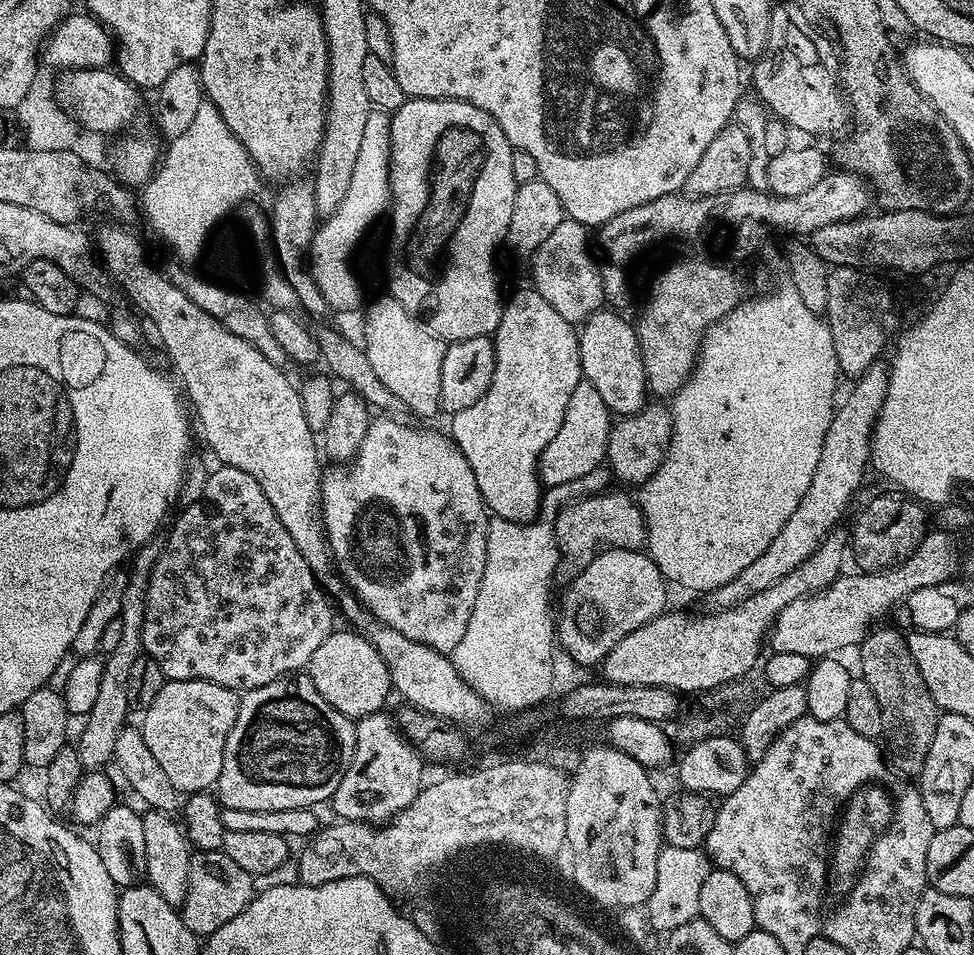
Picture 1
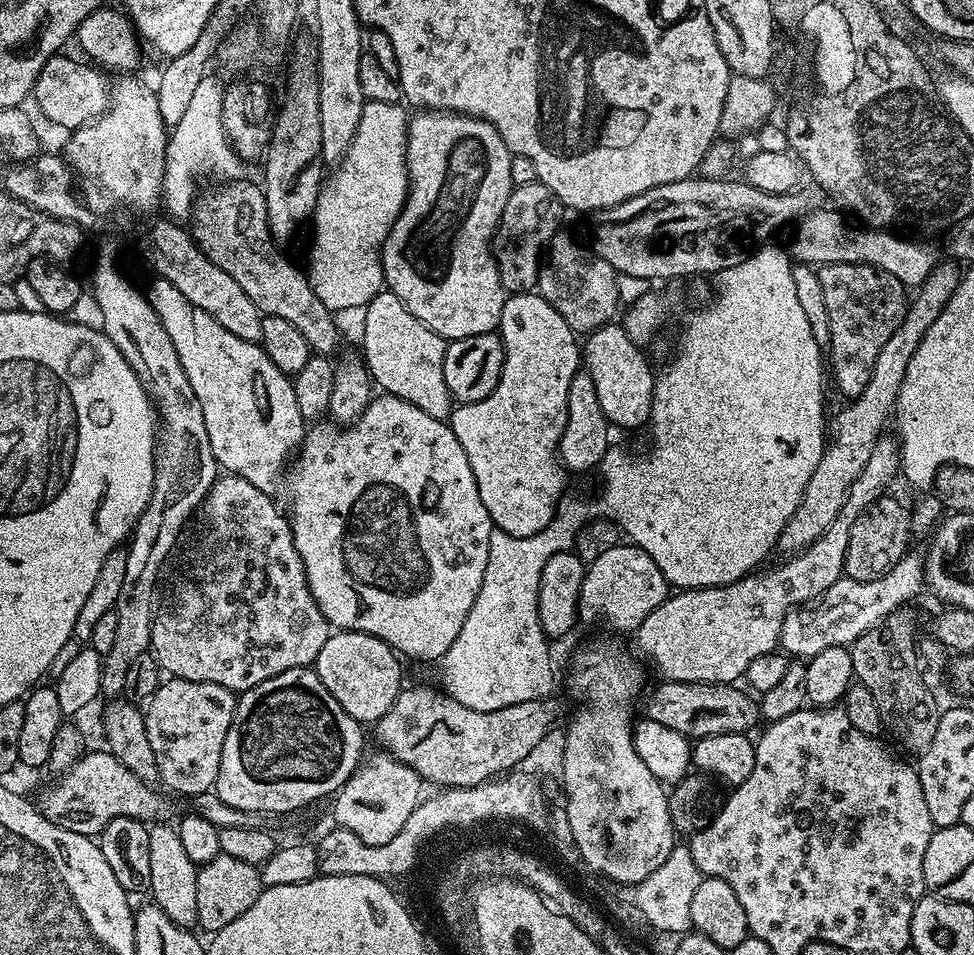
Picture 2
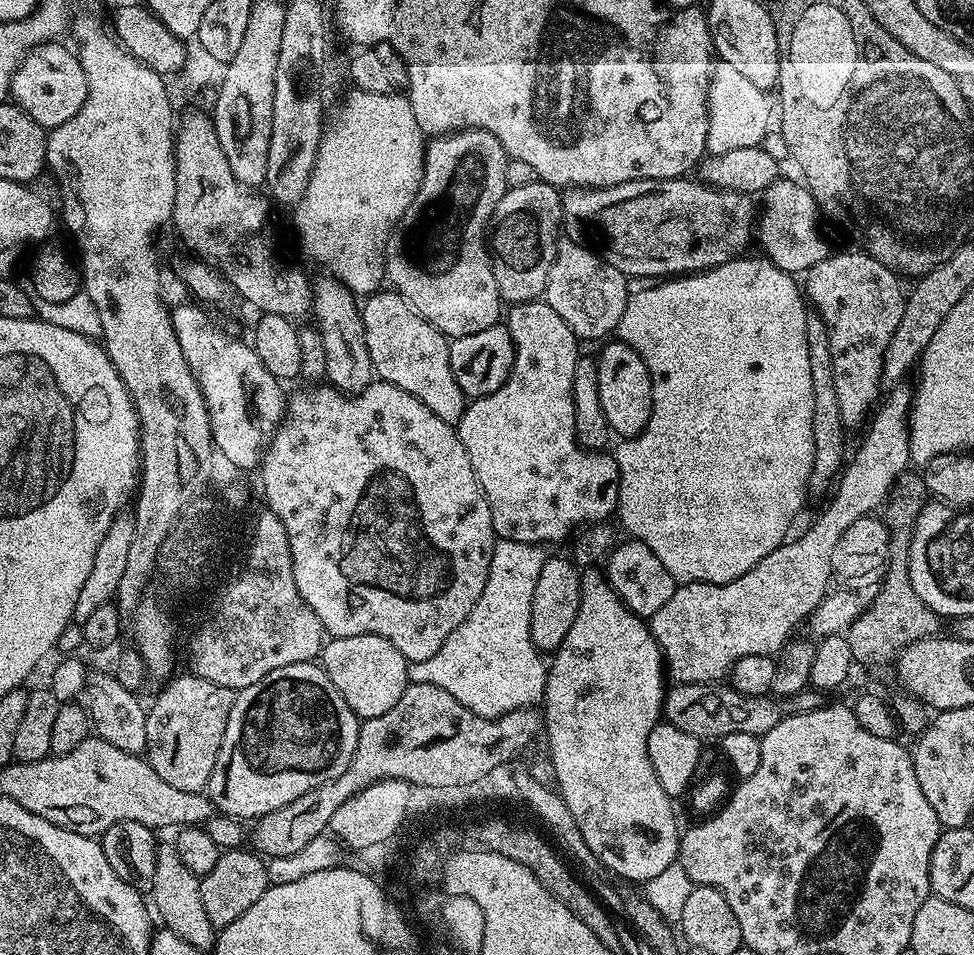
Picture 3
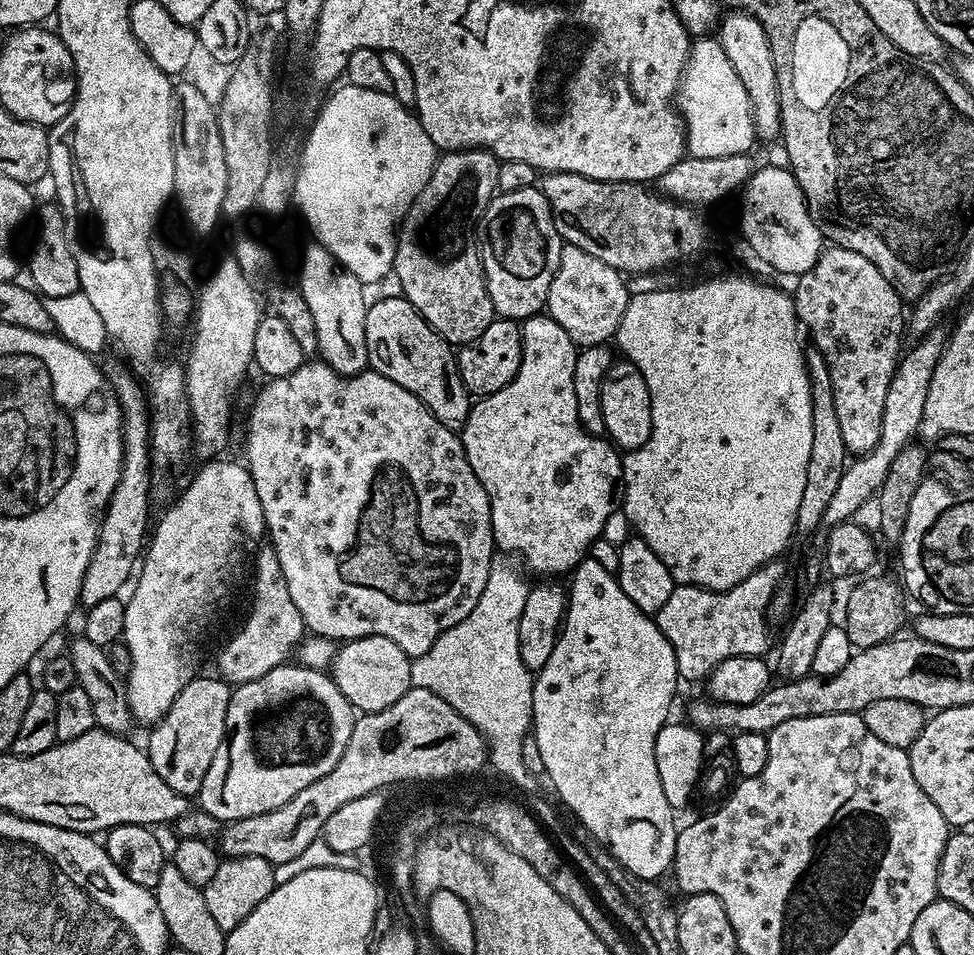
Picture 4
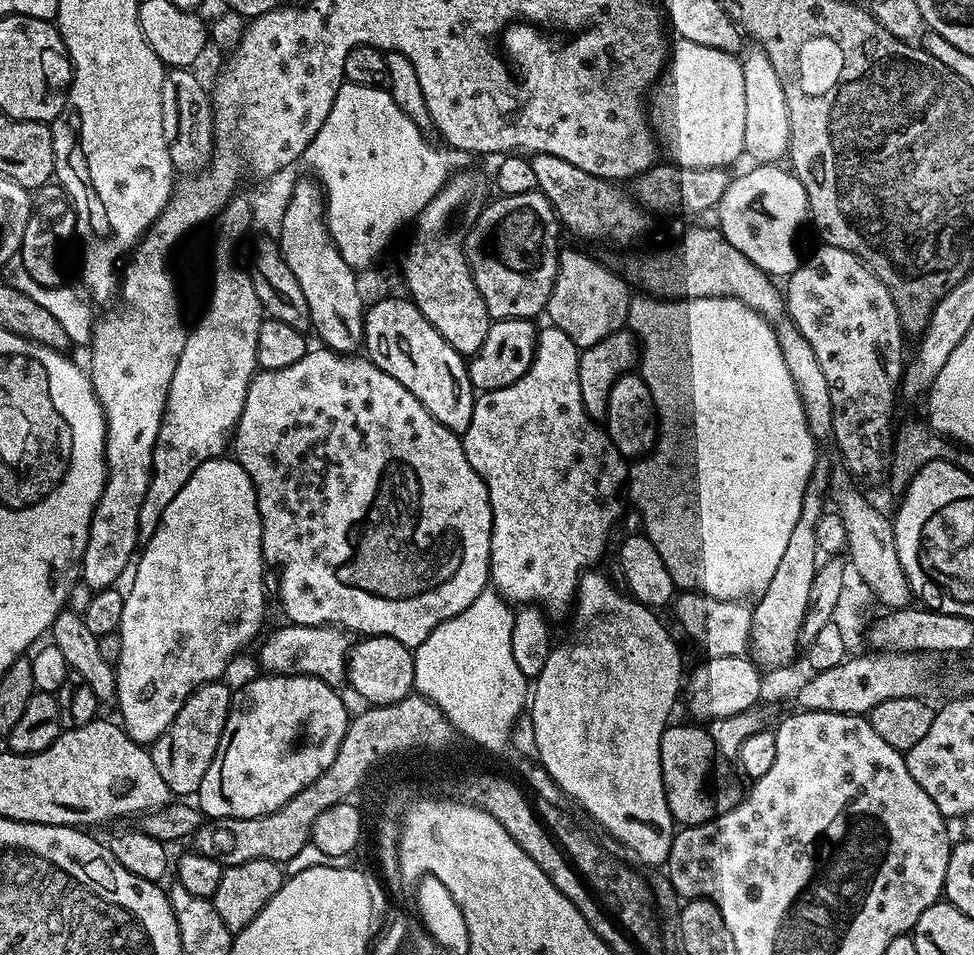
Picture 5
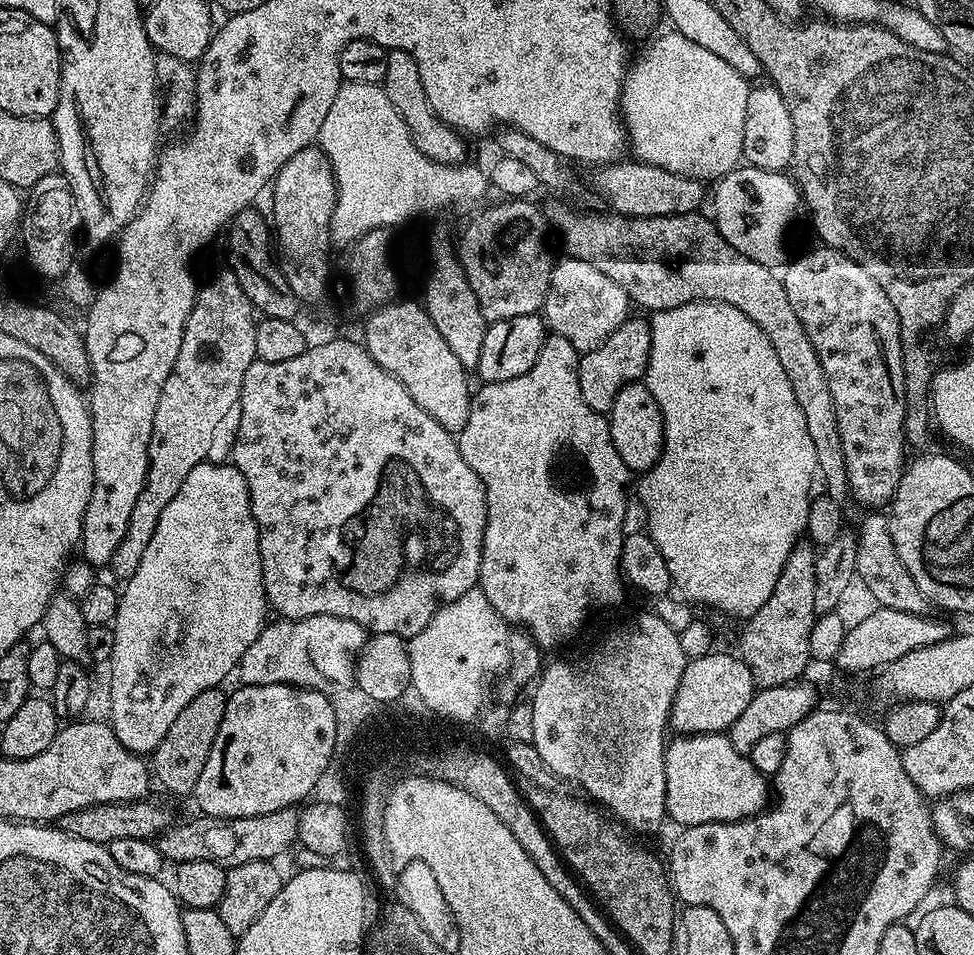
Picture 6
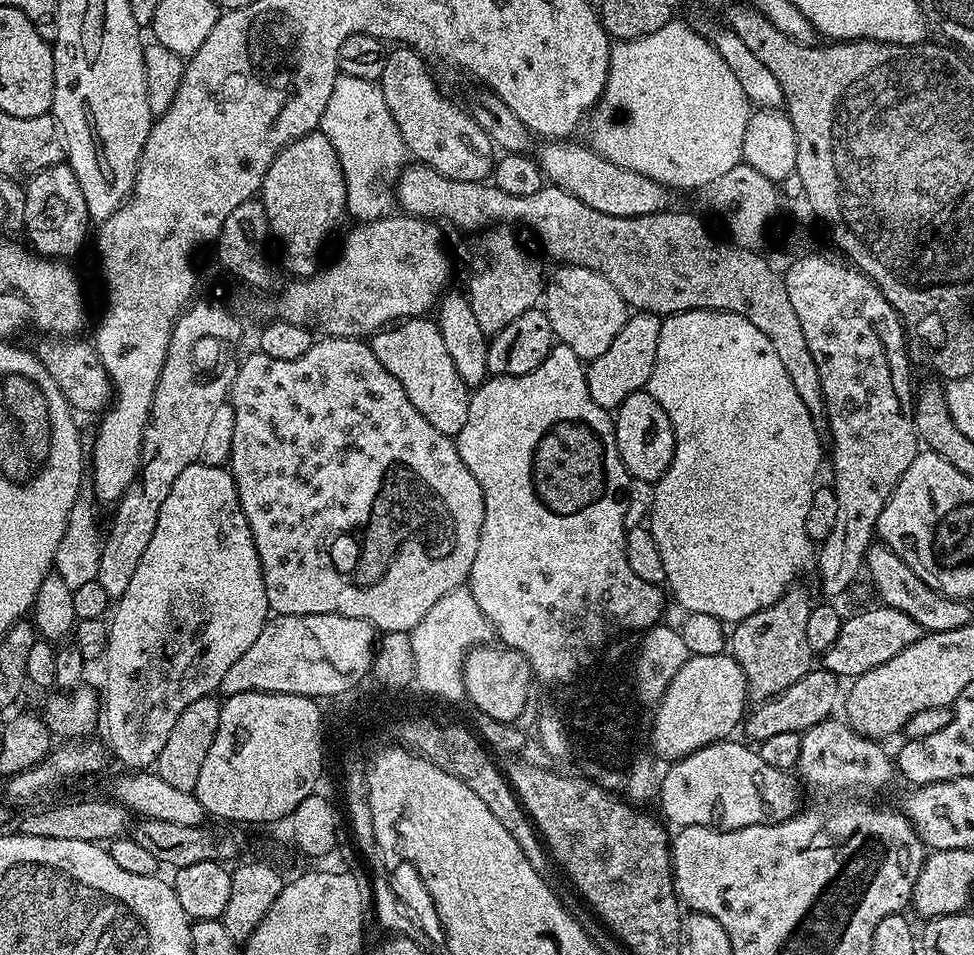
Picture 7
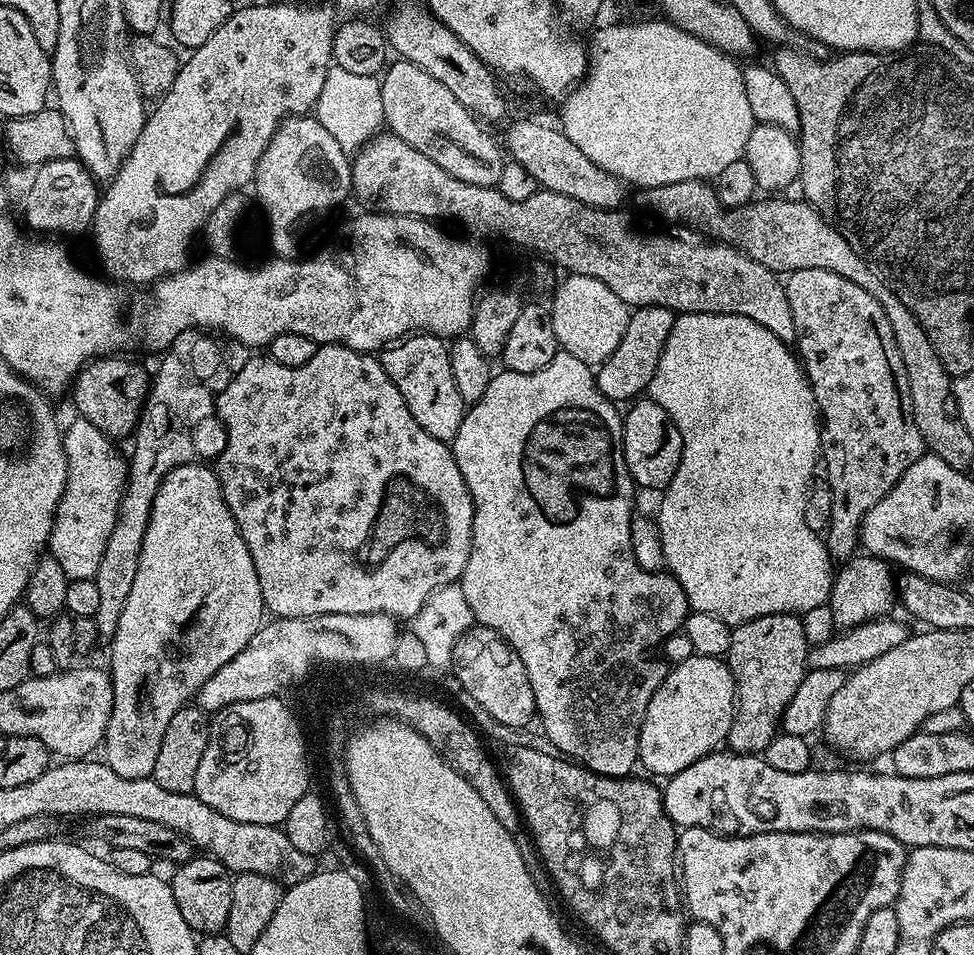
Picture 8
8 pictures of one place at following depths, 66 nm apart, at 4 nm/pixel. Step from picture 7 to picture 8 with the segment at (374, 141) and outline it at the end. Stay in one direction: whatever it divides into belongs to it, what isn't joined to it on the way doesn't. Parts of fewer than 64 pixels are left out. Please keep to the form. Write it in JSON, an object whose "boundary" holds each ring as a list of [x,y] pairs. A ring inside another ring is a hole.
{"boundary":[[[335,66],[329,67],[326,82],[322,82],[322,94],[318,94],[314,105],[314,115],[318,122],[322,122],[322,126],[326,126],[326,130],[330,130],[330,134],[334,134],[334,142],[338,142],[338,146],[342,146],[344,151],[349,154],[355,153],[385,127],[384,111],[382,110],[382,90],[380,89],[379,79],[376,76],[367,76],[366,74],[349,74],[347,70],[342,70]]]}

